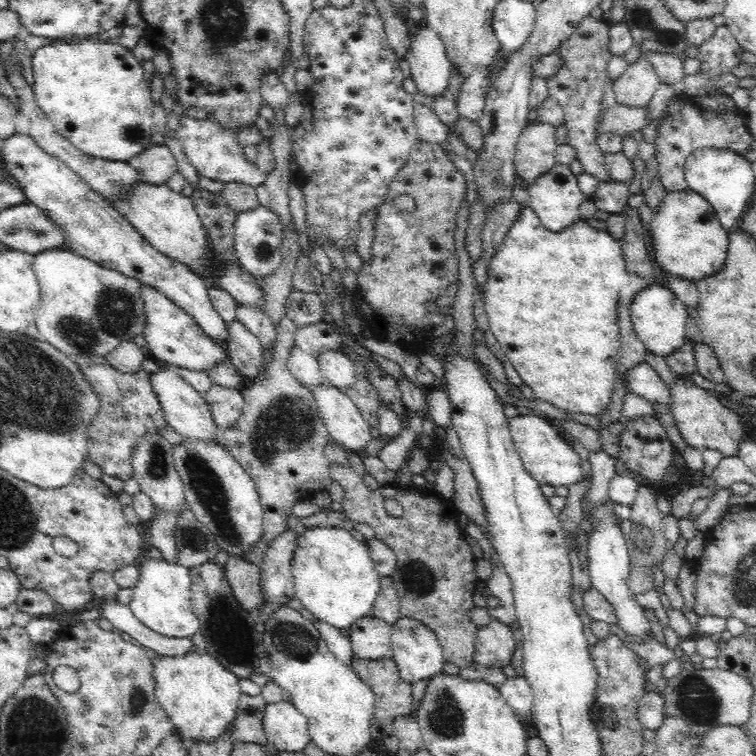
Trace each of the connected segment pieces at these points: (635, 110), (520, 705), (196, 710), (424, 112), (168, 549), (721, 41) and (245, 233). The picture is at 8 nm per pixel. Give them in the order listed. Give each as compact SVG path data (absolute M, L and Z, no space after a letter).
M616 103L612 108L602 113L597 131L599 133L611 131L620 134L622 137L634 131L641 131L652 118L651 113L650 104L630 107L626 104Z
M507 677L498 689L505 703L514 709L518 717L530 716L534 704L533 692L525 677Z
M188 653L186 656L172 659L160 657L153 660L155 663L155 697L159 705L164 709L168 718L176 729L176 736L184 744L206 744L219 741L223 734L230 733L236 718L236 711L242 696L239 678L220 666L208 653Z
M413 104L413 119L419 141L428 144L445 144L450 133L448 127L433 112L429 104Z
M158 512L150 528L152 546L168 564L179 564L179 550L175 539L177 520L172 513Z
M719 25L706 42L699 44L696 57L701 62L700 71L710 74L728 72L734 64L741 62L743 51L731 30L726 25Z
M258 205L253 211L239 213L233 231L235 256L248 272L263 278L279 269L283 259L281 241L284 234L282 223L269 208Z

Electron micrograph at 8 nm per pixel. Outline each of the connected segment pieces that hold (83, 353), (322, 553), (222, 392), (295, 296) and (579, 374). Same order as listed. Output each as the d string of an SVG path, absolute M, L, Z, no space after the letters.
M70 248L43 252L35 256L33 269L41 290L40 305L37 308L36 326L42 338L60 350L66 356L105 358L122 343L128 343L138 335L142 335L145 325L140 295L136 286L140 283L121 272L108 270L98 266L87 258L78 256Z
M331 527L306 529L298 539L298 548L293 556L292 574L295 596L312 612L314 618L327 622L338 630L350 630L356 621L370 615L381 590L382 578L375 569L367 545L358 542L350 531L345 529Z
M213 384L204 396L219 427L219 432L222 434L228 427L234 426L240 417L241 407L244 404L241 392L242 387L223 388L218 384Z
M293 289L285 305L286 315L298 327L319 323L323 316L320 297Z
M556 163L546 174L543 174L529 186L531 196L530 206L519 209L516 220L510 226L508 234L505 234L504 242L499 248L498 254L490 263L489 279L487 282L487 300L485 310L490 322L490 331L500 343L506 355L514 366L514 369L524 380L524 384L532 388L533 394L538 400L550 402L558 410L564 410L570 414L586 414L586 416L596 416L606 410L610 404L610 397L616 384L616 358L618 358L618 346L620 346L620 336L618 336L618 318L616 318L616 306L618 306L618 294L622 284L628 282L626 261L622 254L621 245L610 236L608 231L595 229L588 225L580 217L580 204L585 201L585 197L580 191L576 177L569 167Z

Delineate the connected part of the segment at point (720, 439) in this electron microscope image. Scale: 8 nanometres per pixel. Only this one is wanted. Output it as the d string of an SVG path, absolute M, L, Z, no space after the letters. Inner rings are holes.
M677 379L669 391L668 407L686 446L699 451L718 450L724 456L737 456L739 444L743 441L743 422L736 412L712 396L710 391L703 390L690 381Z

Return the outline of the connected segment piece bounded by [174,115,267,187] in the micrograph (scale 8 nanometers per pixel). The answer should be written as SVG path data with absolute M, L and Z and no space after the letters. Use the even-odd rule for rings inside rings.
M182 115L179 129L174 133L174 138L182 145L197 173L214 182L239 182L260 186L265 181L265 175L255 164L244 159L243 149L238 145L236 133L230 133L217 128L208 120L194 120Z

